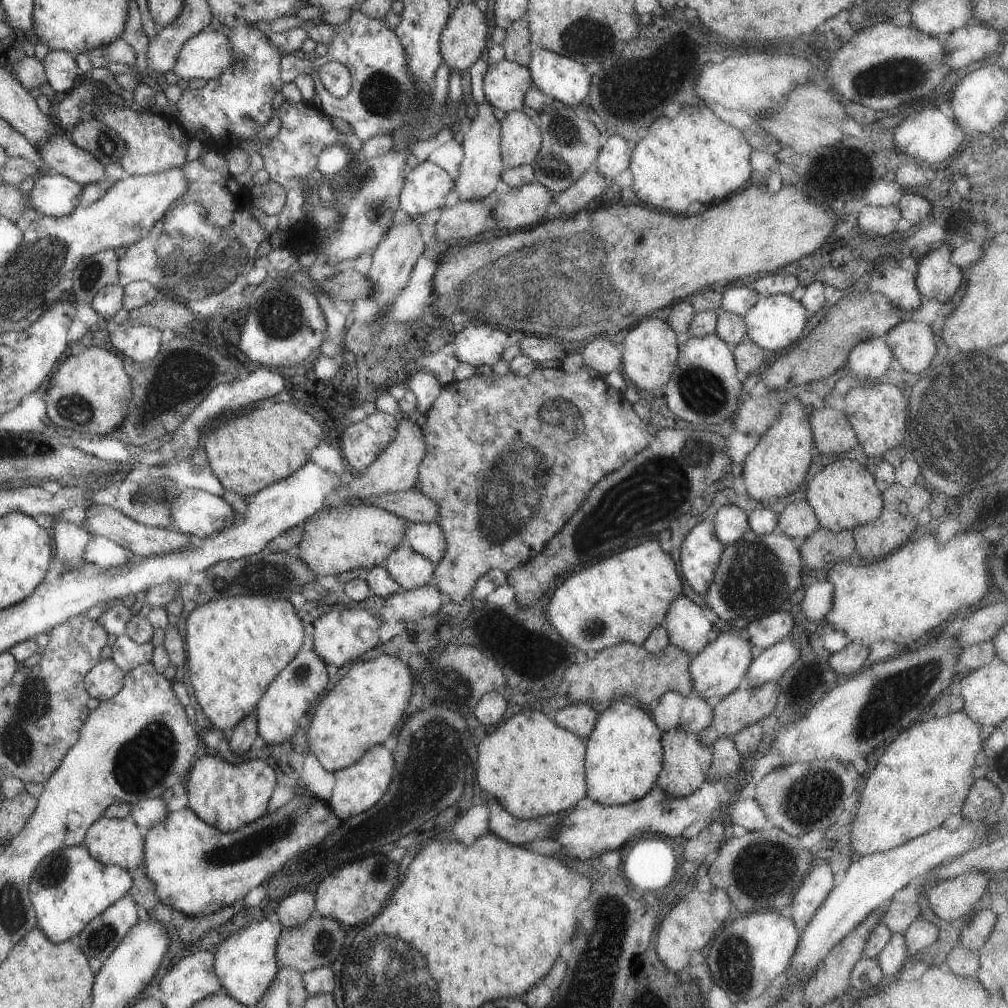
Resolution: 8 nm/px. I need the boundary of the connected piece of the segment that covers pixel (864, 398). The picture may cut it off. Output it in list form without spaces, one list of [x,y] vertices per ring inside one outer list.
[[[863,381],[863,386],[849,389],[843,397],[845,406],[843,406],[842,412],[865,456],[879,458],[885,451],[898,446],[906,427],[906,398],[898,388],[888,384],[872,384],[870,381]]]

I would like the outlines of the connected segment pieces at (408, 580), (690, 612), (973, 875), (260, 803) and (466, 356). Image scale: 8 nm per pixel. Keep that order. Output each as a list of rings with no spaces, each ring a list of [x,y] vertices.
[[[405,542],[400,543],[383,564],[384,570],[402,590],[428,584],[435,569],[435,564],[411,550]]]
[[[677,596],[663,618],[668,642],[693,658],[707,646],[707,633],[712,624],[703,610],[686,596]]]
[[[965,871],[957,876],[943,879],[925,890],[926,899],[928,900],[929,908],[935,916],[938,916],[944,921],[952,921],[962,919],[974,911],[974,906],[978,900],[986,892],[985,887],[989,881],[989,876],[979,871]]]
[[[204,754],[190,767],[182,786],[187,795],[186,807],[198,819],[220,832],[231,833],[266,814],[276,779],[273,768],[261,757],[231,764],[217,756]]]
[[[469,320],[468,326],[453,334],[449,344],[453,348],[453,358],[459,362],[475,368],[481,365],[493,367],[500,362],[501,353],[507,348],[507,334]]]

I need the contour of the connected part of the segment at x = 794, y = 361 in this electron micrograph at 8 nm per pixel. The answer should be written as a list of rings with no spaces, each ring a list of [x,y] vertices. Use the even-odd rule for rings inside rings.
[[[869,290],[853,292],[843,296],[827,312],[816,326],[802,340],[796,342],[795,348],[783,356],[779,356],[769,365],[764,366],[760,380],[766,384],[766,390],[779,389],[792,391],[799,385],[811,380],[826,378],[845,363],[847,353],[861,341],[882,337],[897,323],[902,321],[920,321],[932,327],[936,318],[942,317],[939,312],[941,303],[933,299],[921,299],[918,307],[909,311],[901,311],[891,305],[879,292]]]

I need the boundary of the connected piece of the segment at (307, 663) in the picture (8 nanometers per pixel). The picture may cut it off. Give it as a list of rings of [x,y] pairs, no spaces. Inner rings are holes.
[[[299,648],[295,656],[277,672],[277,676],[269,682],[265,692],[254,707],[257,720],[257,739],[266,744],[279,744],[293,736],[293,732],[304,723],[312,706],[325,691],[329,678],[326,674],[326,663],[317,656],[312,648]]]

